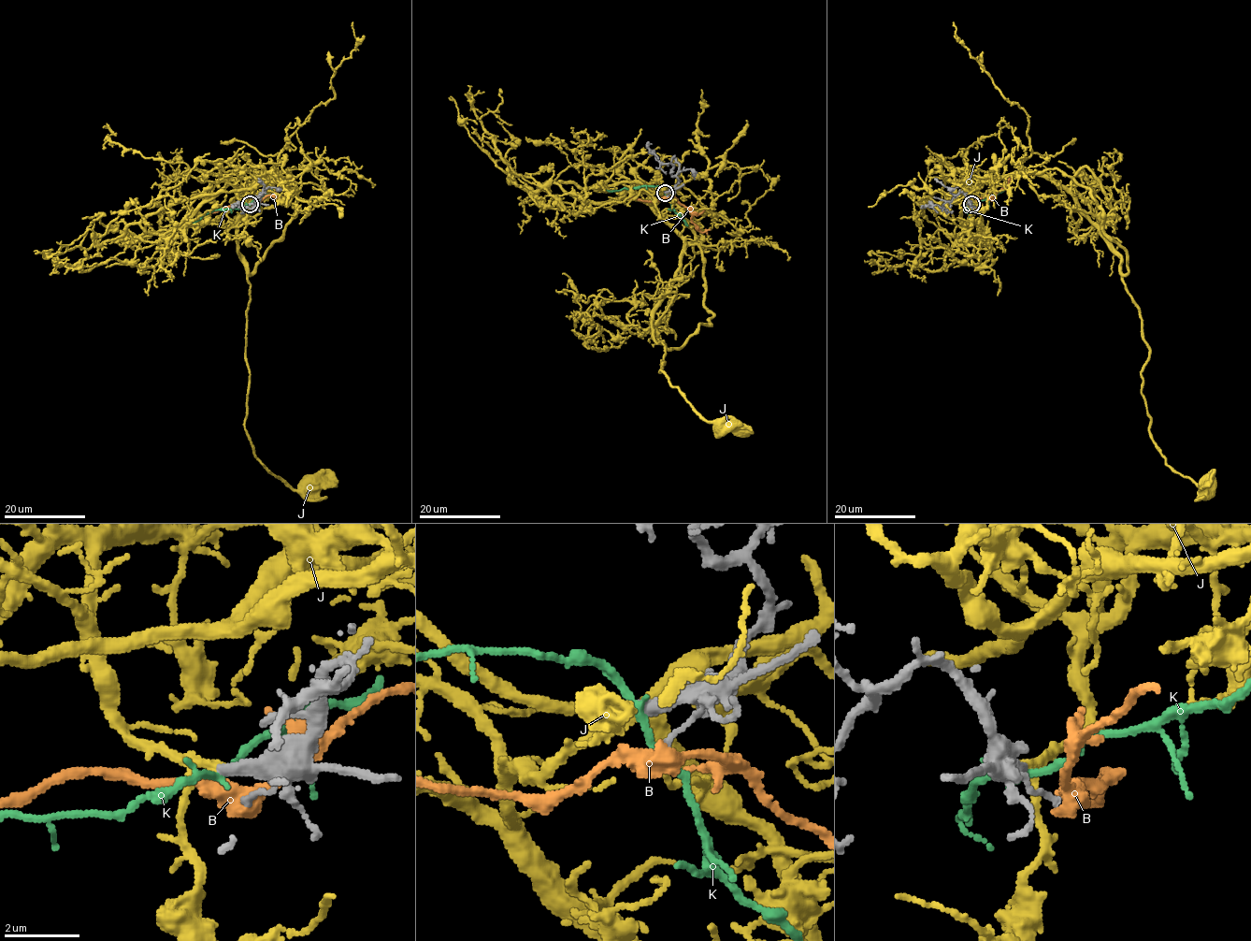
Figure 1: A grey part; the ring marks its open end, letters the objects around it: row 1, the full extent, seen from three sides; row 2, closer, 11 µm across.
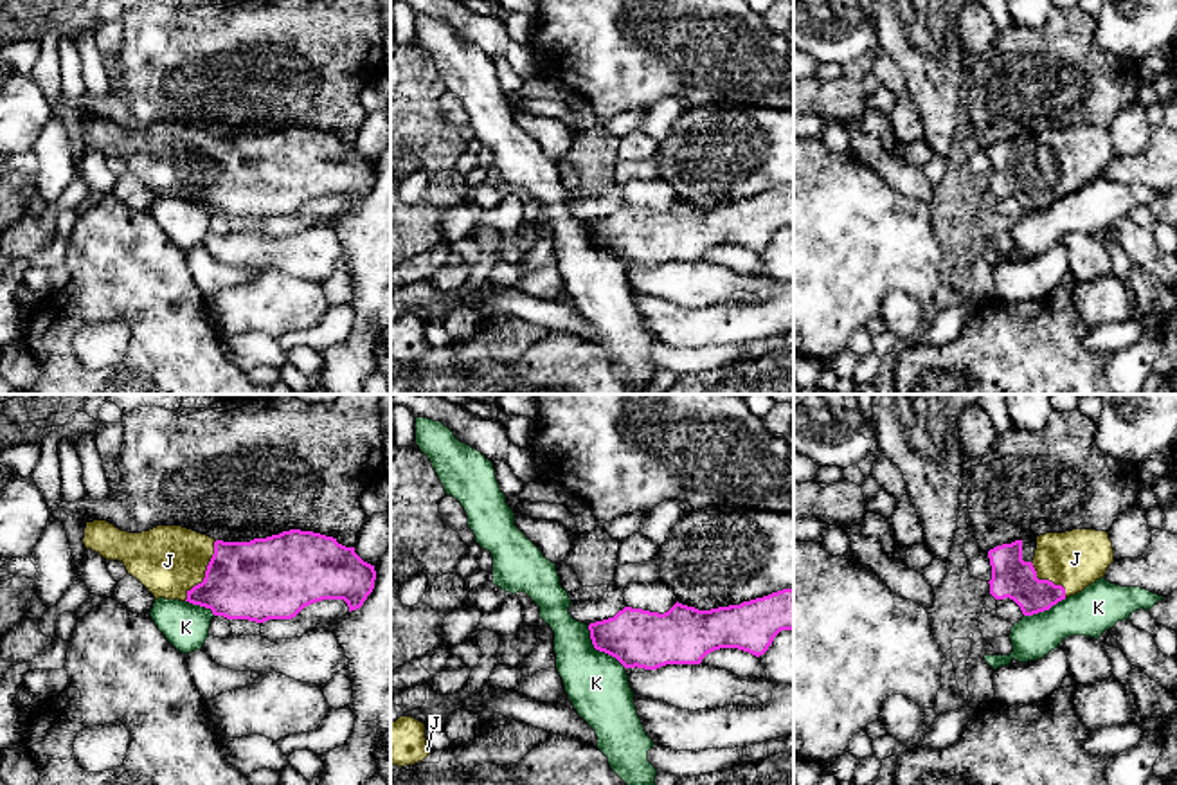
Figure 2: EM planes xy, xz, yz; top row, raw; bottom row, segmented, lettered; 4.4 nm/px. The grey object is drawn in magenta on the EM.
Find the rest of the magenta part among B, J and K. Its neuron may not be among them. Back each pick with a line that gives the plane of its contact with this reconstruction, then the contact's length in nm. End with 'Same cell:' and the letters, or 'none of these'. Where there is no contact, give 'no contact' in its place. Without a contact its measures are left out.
J: meets magenta in xy; contact 300 nm long
Same cell: J

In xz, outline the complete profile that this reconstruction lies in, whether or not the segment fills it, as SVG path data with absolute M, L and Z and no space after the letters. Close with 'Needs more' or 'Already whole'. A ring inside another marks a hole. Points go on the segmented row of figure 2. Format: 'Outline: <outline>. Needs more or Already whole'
Outline: M794 589L711 610L678 601L664 614L624 607L588 630L594 648L624 668L700 664L720 648L759 657L781 630L794 630Z. Already whole

